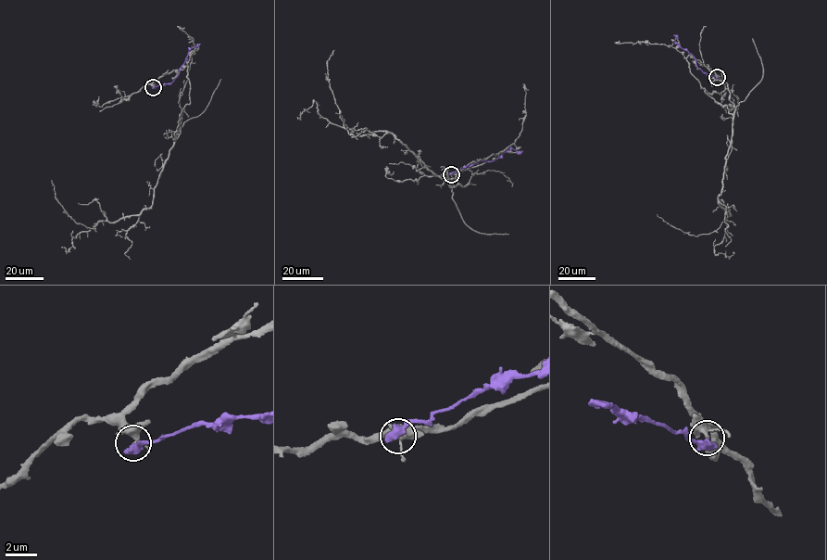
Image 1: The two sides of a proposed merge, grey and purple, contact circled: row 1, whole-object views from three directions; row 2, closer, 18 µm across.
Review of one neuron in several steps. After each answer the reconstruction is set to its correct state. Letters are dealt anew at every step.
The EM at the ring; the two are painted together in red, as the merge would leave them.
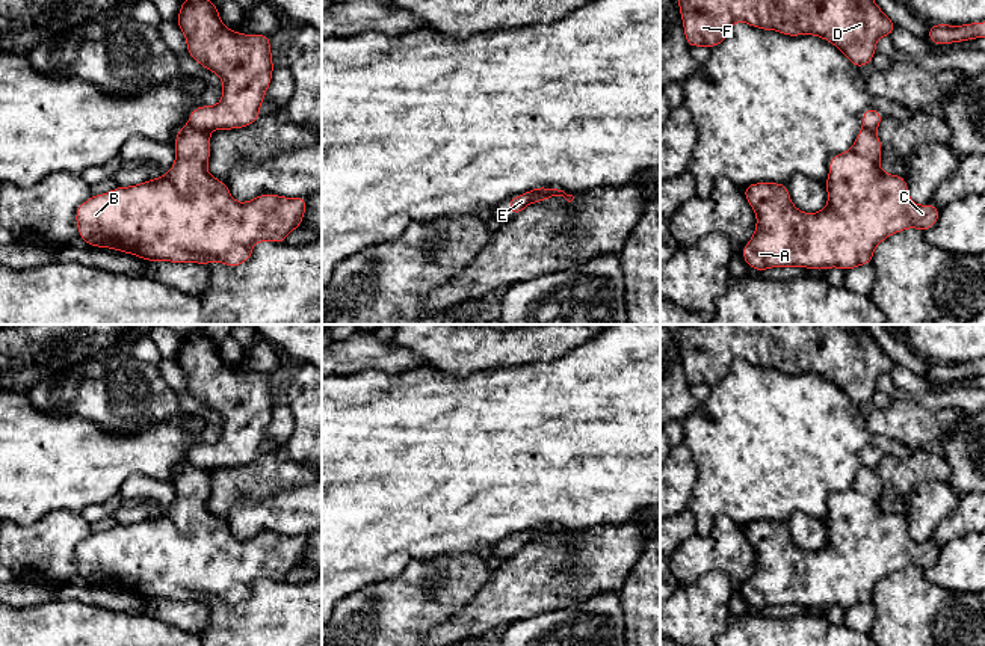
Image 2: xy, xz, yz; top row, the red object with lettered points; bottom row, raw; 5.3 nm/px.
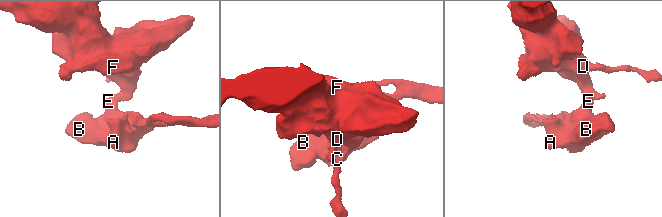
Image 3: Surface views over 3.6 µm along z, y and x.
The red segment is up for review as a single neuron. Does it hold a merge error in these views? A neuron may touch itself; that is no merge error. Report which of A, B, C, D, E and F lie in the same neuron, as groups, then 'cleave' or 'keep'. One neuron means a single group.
A B C E / D F; cleave

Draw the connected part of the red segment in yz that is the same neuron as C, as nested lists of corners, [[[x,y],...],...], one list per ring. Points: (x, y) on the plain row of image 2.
[[[863,465],[846,491],[831,494],[825,519],[828,542],[817,551],[799,549],[787,522],[752,521],[743,525],[745,537],[757,555],[754,574],[742,587],[745,601],[760,611],[772,605],[840,605],[848,610],[870,602],[873,589],[887,575],[908,566],[925,571],[931,568],[940,558],[940,548],[932,540],[914,542],[903,513],[890,513],[879,506],[881,494],[882,483],[876,469]]]

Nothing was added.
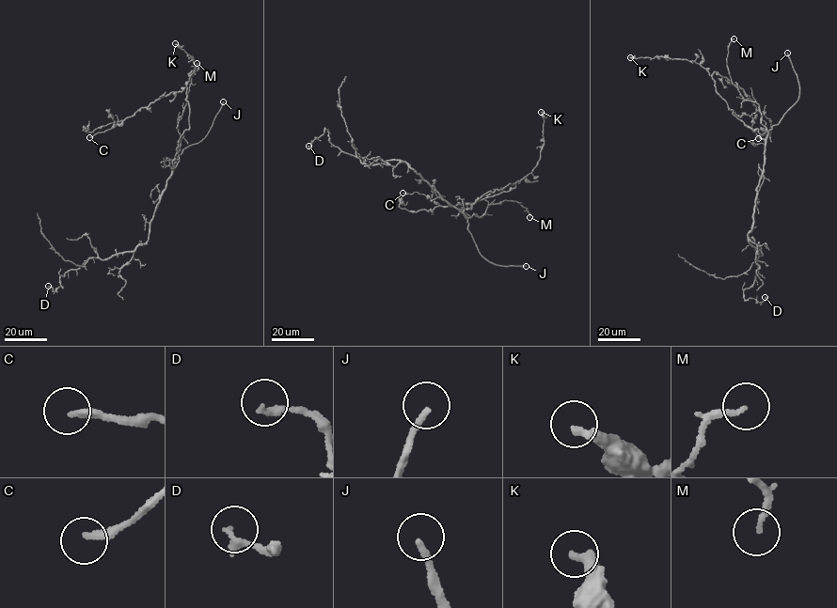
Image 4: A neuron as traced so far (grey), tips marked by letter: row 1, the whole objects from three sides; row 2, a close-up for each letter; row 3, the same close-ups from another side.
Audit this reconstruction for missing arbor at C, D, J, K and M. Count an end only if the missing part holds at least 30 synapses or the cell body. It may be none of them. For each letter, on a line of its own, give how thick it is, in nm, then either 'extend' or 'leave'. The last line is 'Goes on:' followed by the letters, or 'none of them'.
C: 240 nm | leave
D: 240 nm | leave
J: 190 nm | extend
K: 280 nm | leave
M: 180 nm | leave
Goes on: J

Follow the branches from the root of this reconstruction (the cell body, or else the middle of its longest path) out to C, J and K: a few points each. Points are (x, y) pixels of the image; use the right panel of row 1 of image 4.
C: (765, 155), (758, 130), (728, 109), (713, 73), (752, 100), (756, 110), (752, 131), (758, 138)
J: (765, 155), (768, 132), (798, 97), (797, 76), (787, 53)
K: (765, 155), (765, 142), (758, 130), (750, 128), (728, 109), (704, 69), (685, 59), (630, 57)

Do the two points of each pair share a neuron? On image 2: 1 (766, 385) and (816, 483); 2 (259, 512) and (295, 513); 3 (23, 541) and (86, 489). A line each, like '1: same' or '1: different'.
1: same
2: same
3: different

